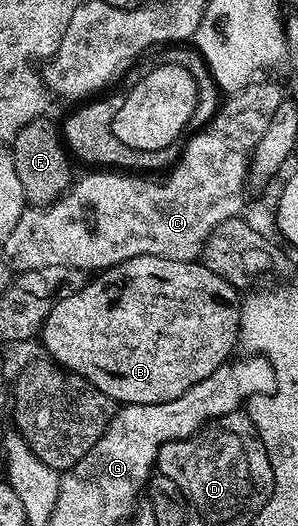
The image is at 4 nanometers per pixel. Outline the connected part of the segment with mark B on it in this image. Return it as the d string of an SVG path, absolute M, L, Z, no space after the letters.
M139 255L135 259L127 259L123 263L112 265L109 269L100 270L94 277L97 277L94 281L93 278L86 280L84 287L75 291L75 295L67 295L67 299L59 299L59 303L55 303L51 315L47 315L45 326L41 328L39 341L45 344L46 351L50 353L46 354L62 369L87 378L99 391L103 391L103 395L107 395L115 403L154 405L155 403L167 403L171 399L179 399L183 395L183 391L191 391L191 387L195 387L195 383L207 379L207 375L211 375L211 371L226 364L234 356L233 348L236 350L239 345L237 332L241 322L242 298L234 285L227 283L227 279L215 275L215 271L208 269L205 264L197 261L163 259L155 255Z

